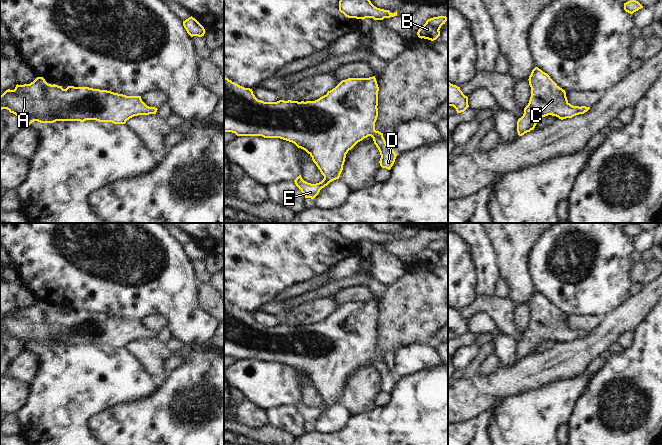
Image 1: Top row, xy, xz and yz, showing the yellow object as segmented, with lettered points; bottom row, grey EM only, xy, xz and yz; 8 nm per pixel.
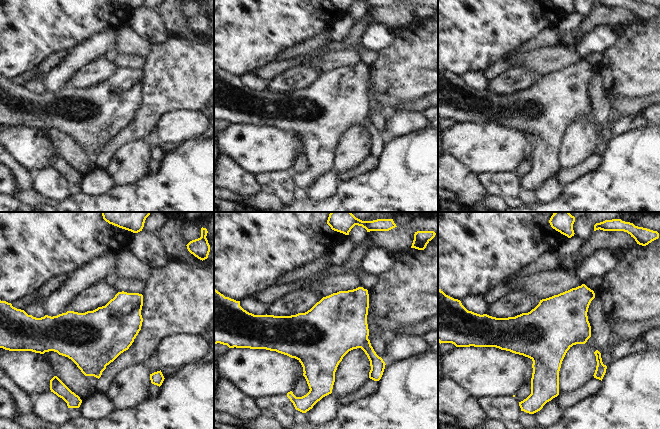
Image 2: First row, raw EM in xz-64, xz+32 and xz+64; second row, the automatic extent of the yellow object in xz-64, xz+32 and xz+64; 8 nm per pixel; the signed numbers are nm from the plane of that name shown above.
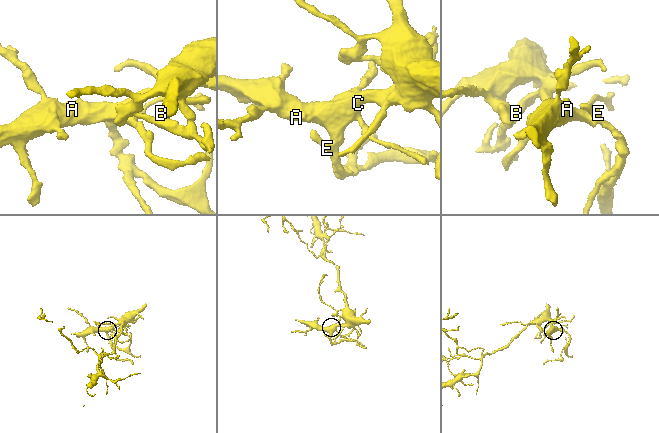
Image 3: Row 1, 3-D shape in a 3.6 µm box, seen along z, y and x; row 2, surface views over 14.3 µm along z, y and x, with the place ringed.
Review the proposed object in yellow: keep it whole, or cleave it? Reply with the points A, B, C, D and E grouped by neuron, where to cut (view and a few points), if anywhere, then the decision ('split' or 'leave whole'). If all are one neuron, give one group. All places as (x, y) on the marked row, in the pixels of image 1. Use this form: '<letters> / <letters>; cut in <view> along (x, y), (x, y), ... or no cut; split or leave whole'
A B C D E; no cut; leave whole

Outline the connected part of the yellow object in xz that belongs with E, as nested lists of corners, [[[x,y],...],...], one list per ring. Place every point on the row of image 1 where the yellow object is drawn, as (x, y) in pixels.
[[[224,76],[224,132],[232,132],[237,136],[280,138],[305,150],[324,179],[311,184],[299,175],[294,182],[305,198],[314,199],[322,188],[339,179],[348,151],[368,136],[373,138],[380,152],[380,166],[388,170],[393,166],[397,154],[387,145],[383,133],[375,130],[378,91],[375,76],[348,78],[315,101],[264,102],[255,97],[252,89],[244,88]]]

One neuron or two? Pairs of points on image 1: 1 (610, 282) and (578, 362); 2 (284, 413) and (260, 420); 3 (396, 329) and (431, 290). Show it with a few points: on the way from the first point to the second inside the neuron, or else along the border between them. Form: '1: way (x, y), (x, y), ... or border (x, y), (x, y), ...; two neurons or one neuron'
1: border (621, 304), (601, 318); two neurons
2: border (265, 410), (270, 423); two neurons
3: way (406, 319), (425, 300); one neuron

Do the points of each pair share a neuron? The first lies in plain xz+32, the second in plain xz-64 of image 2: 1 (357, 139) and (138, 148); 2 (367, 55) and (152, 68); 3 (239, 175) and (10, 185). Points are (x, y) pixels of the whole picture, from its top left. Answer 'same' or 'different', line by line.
1: same
2: different
3: different

